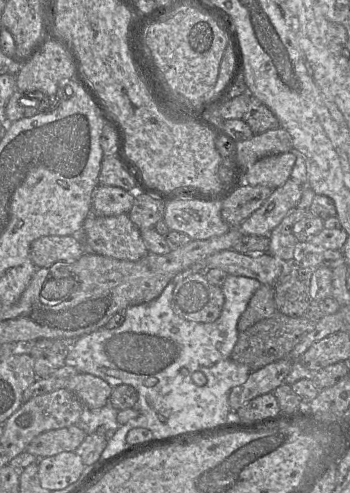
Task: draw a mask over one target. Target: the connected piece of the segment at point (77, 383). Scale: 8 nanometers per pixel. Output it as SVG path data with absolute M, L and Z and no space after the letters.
M78 373L67 380L66 389L78 397L84 408L100 409L110 400L113 387L97 376Z

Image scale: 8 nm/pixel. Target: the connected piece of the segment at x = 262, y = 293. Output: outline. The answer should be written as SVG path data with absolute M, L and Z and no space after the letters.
M261 285L252 295L246 310L241 315L237 329L243 332L257 322L271 317L276 311L273 285Z

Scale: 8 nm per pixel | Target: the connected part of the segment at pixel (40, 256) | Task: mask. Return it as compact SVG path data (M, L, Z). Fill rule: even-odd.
M43 236L30 244L29 256L36 268L51 268L54 263L71 264L83 255L73 236Z

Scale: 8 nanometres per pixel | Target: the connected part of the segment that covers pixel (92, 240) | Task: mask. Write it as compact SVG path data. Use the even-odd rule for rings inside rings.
M127 214L110 217L89 215L82 228L87 244L95 254L133 262L148 254L139 228Z

